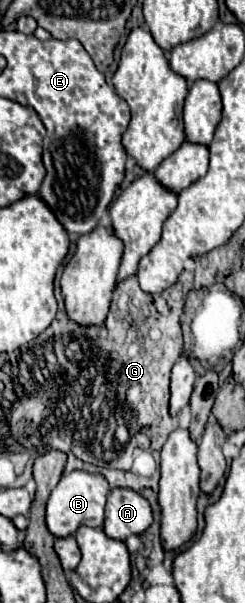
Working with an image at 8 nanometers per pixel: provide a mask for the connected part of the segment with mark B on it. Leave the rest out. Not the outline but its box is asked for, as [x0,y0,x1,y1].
[47,469,109,537]

